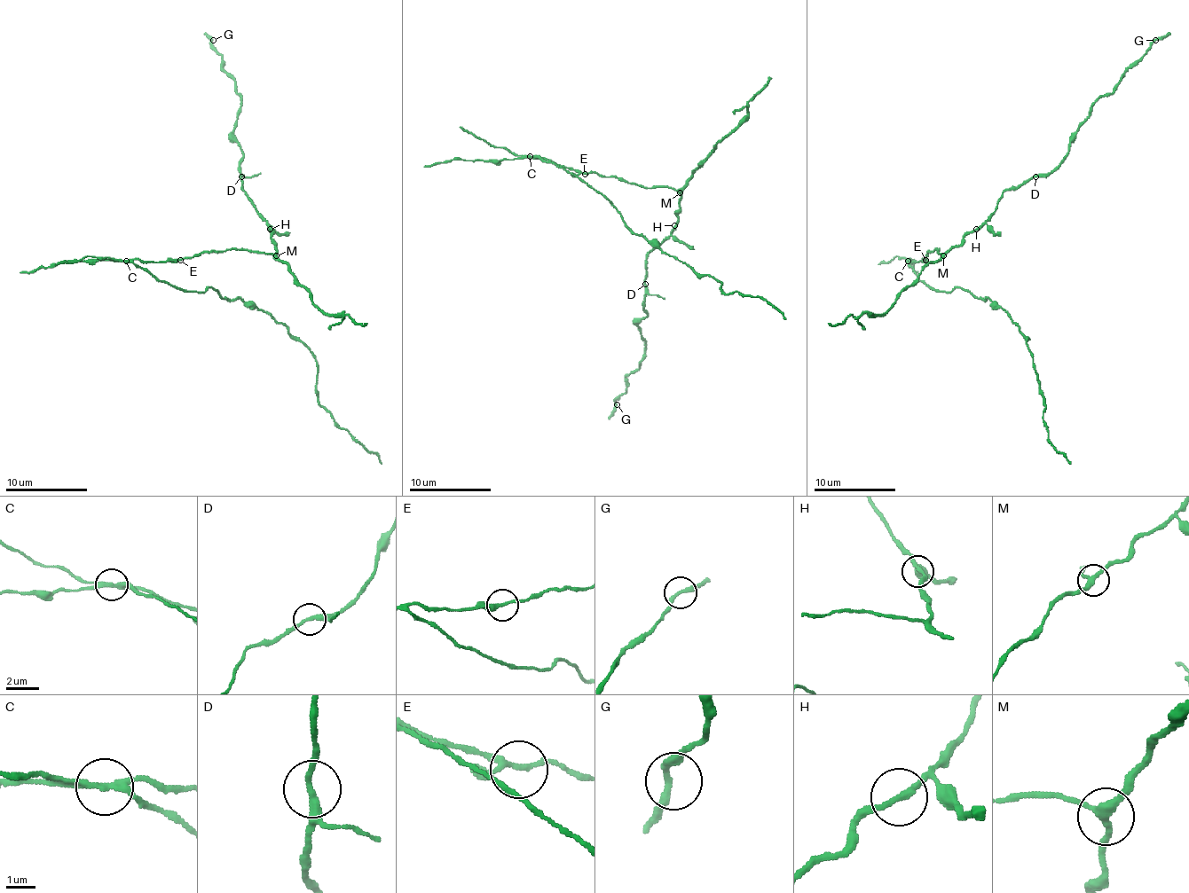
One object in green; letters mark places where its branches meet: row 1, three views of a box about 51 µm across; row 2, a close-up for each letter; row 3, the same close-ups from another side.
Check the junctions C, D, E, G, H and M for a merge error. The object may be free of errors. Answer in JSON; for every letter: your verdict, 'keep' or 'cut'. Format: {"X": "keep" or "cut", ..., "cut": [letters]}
{"C": "cut", "D": "keep", "E": "keep", "G": "keep", "H": "keep", "M": "keep", "cut": ["C"]}

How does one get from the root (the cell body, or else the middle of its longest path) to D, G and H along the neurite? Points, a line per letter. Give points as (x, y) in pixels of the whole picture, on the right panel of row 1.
D: (924, 260), (927, 252), (940, 249), (943, 254), (956, 247), (995, 211), (1004, 191), (1019, 188), (1035, 176)
G: (924, 260), (927, 252), (956, 247), (995, 211), (1004, 191), (1050, 174), (1090, 107), (1155, 40)
H: (924, 260), (927, 252), (933, 249), (940, 249), (940, 254), (949, 252), (976, 229)

